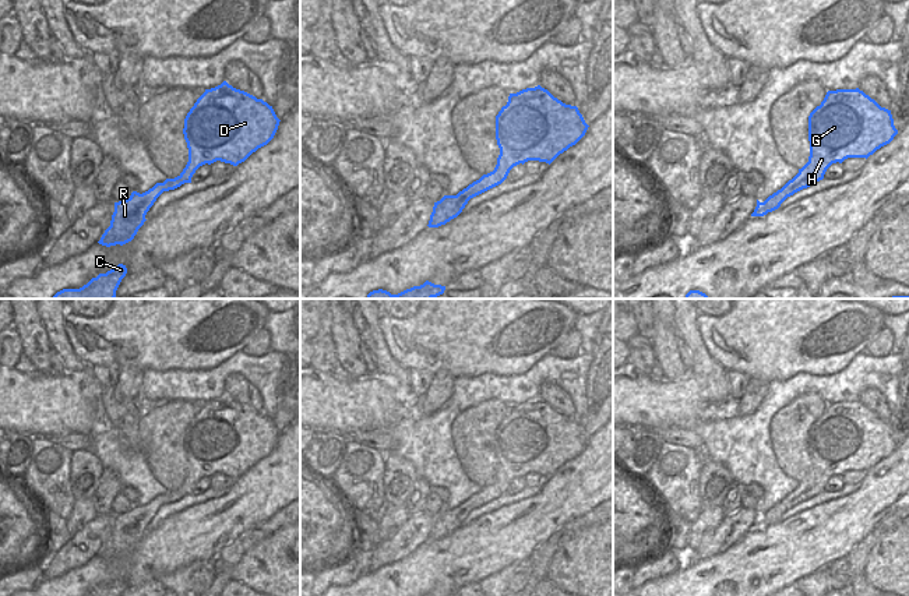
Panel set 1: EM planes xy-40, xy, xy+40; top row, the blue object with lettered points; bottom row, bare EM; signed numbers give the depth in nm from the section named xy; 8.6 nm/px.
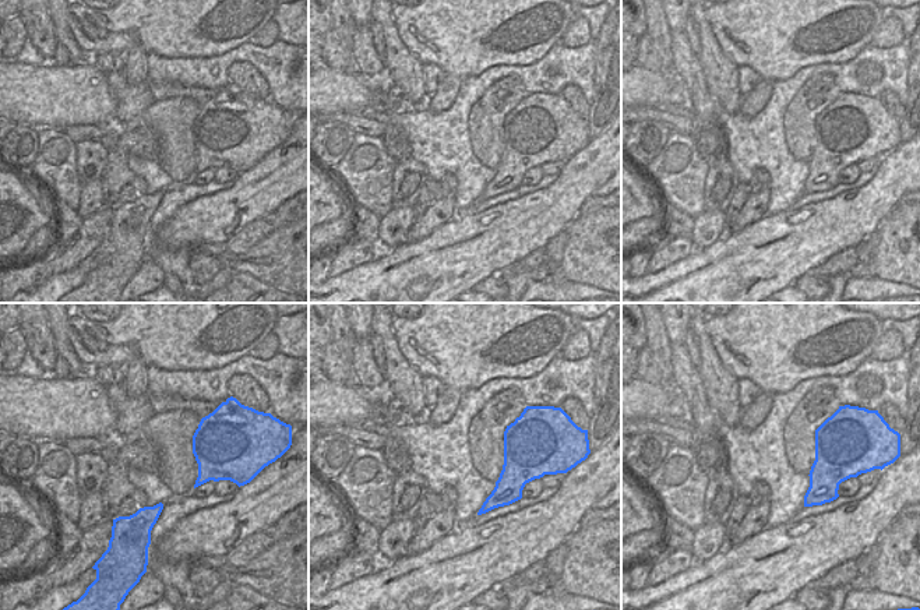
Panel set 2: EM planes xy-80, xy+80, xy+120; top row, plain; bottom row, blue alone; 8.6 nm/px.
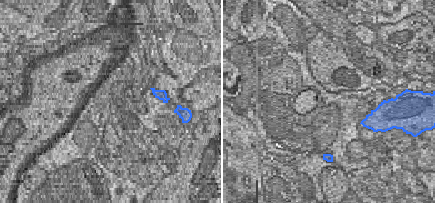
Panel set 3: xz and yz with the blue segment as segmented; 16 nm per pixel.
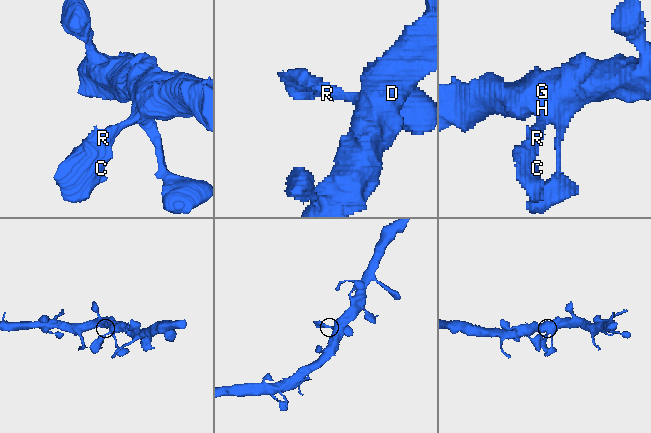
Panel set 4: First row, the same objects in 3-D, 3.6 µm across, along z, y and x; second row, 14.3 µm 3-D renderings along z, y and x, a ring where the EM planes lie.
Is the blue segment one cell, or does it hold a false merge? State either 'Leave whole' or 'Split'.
Leave whole.

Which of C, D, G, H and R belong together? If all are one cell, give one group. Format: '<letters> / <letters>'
C D G H R

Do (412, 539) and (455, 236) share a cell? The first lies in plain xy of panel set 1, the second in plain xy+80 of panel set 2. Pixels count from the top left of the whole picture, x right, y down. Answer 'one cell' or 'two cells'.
two cells

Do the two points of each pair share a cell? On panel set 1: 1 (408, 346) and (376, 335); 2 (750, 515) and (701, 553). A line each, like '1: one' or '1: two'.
1: two
2: one

